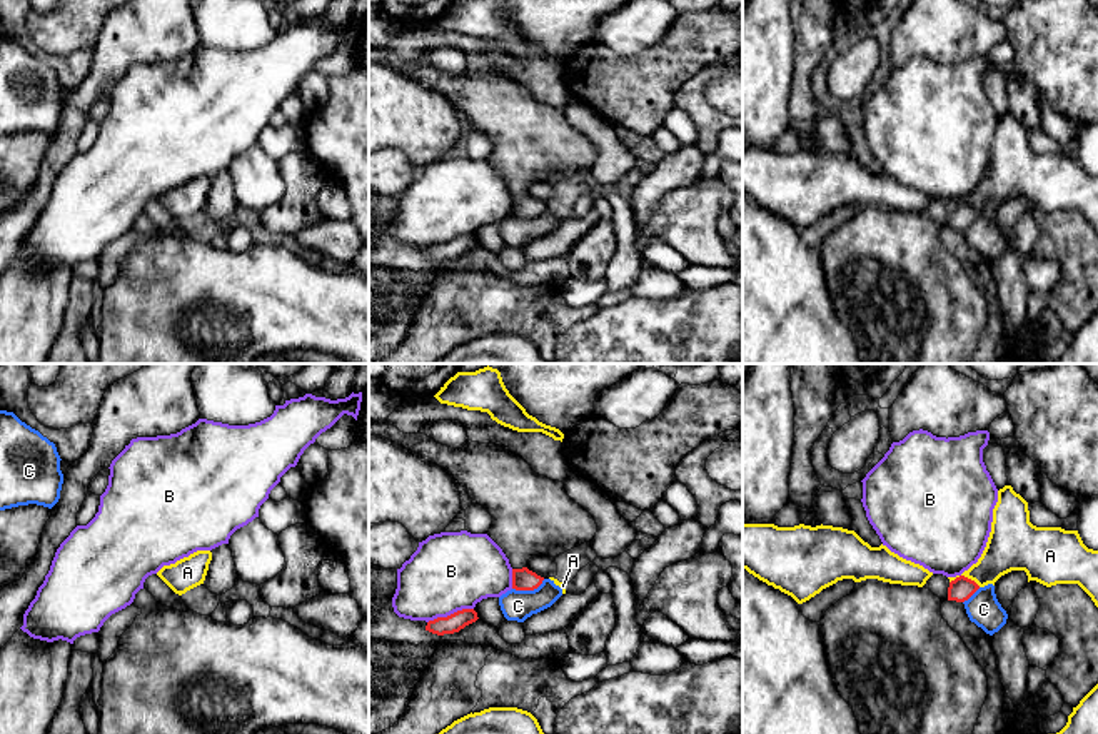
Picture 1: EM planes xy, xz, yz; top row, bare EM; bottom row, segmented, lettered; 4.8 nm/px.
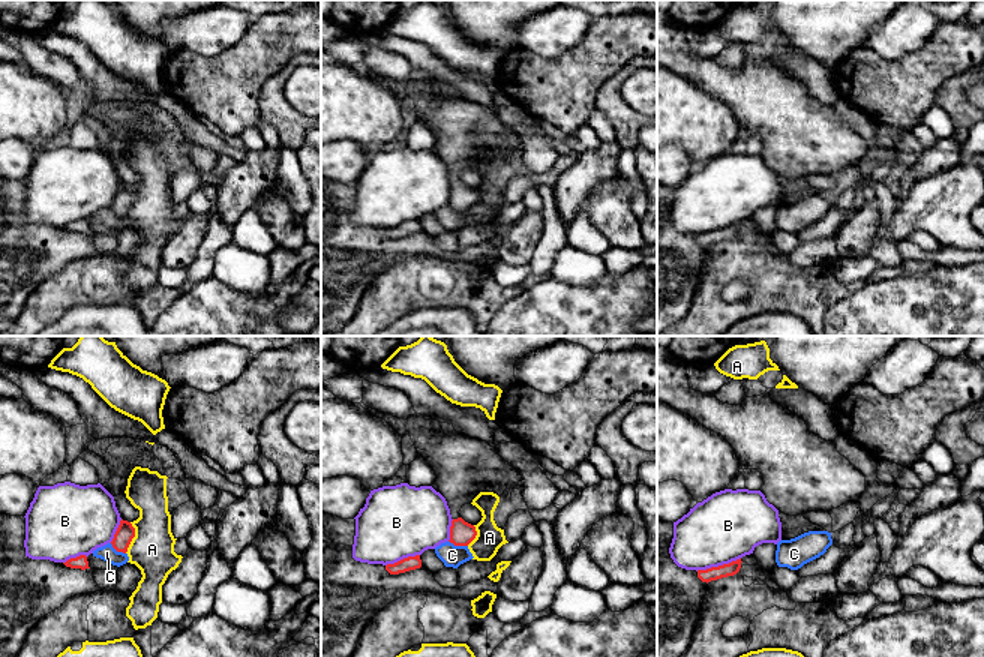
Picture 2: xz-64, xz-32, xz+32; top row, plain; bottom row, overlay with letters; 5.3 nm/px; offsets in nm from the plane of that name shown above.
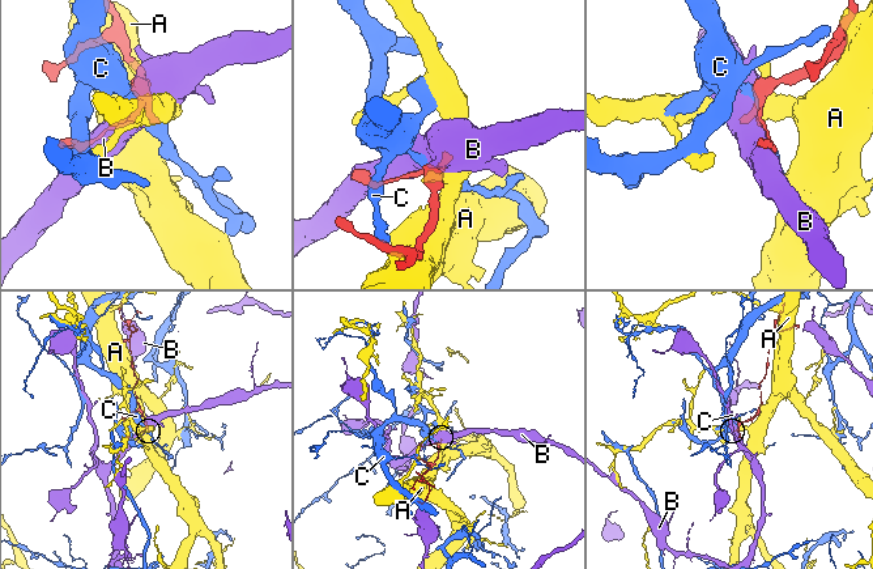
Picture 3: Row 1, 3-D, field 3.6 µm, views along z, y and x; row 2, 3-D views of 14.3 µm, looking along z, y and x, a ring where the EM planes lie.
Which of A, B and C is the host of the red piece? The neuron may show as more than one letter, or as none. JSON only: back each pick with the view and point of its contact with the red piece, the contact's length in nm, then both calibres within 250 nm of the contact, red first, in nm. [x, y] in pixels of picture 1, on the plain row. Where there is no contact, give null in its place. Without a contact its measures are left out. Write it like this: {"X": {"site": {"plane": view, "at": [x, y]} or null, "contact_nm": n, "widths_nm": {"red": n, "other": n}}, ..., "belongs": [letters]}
{"belongs": []}

